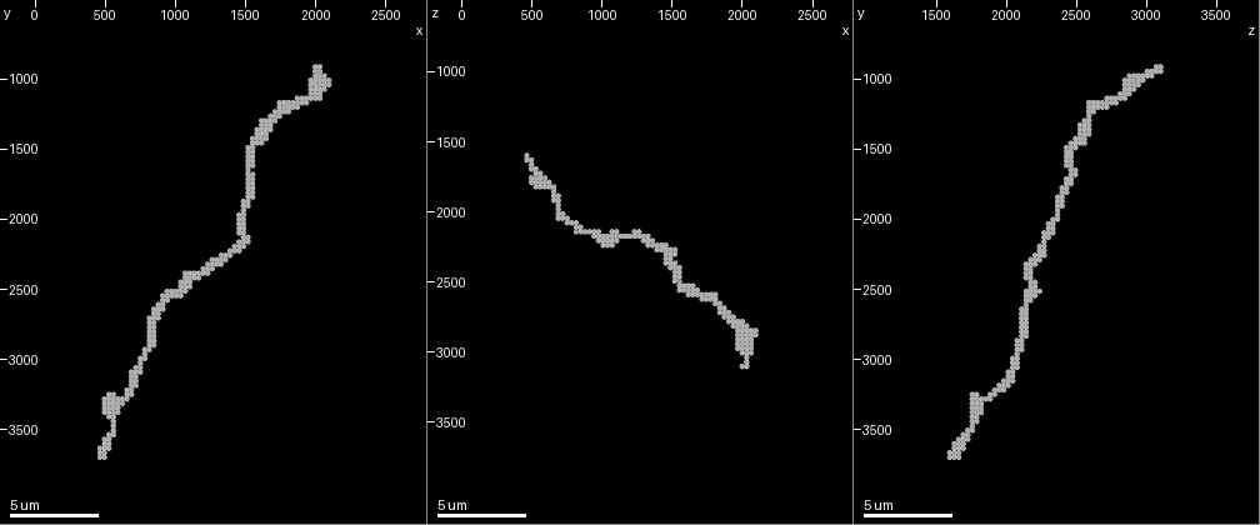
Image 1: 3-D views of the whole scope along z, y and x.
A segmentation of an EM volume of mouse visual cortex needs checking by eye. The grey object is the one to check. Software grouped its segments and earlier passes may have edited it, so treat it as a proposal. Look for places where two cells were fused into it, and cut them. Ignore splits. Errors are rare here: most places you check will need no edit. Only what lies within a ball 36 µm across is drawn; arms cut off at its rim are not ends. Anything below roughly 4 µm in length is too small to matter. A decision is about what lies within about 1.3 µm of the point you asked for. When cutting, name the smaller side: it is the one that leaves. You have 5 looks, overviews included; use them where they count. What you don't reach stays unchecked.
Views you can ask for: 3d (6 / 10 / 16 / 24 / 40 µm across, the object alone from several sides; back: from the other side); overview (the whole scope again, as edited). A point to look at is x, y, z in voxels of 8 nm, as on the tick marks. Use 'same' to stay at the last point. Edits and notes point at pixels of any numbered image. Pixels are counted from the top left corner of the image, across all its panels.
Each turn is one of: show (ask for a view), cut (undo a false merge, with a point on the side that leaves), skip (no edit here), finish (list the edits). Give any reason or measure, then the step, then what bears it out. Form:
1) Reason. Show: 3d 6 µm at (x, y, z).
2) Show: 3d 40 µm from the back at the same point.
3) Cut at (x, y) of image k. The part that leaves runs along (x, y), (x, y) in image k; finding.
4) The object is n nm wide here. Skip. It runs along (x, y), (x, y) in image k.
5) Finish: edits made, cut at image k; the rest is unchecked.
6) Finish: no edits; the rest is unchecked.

Thick turns thin. Show: 3d 10 µm at (1940, 1140, 2800).

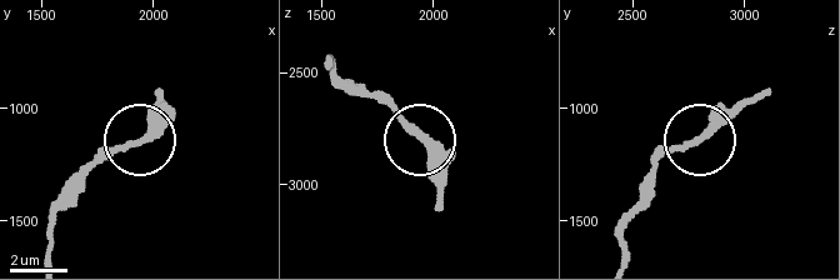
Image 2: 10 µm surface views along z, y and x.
From behind. Show: 3d 10 µm from the back at (1950, 1140, 2800).

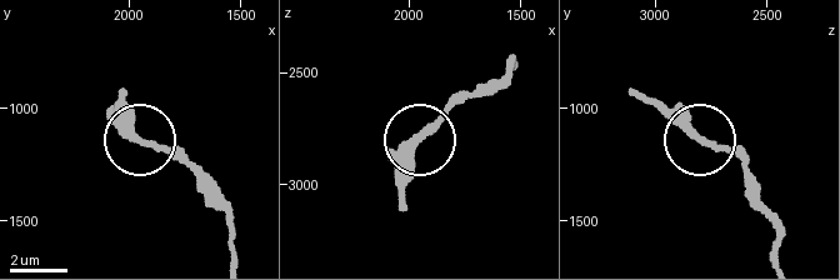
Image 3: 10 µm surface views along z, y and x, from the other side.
Skip. All the same cell.

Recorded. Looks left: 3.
Calibre changes. Show: 3d 10 µm at (1560, 1520, 2460).

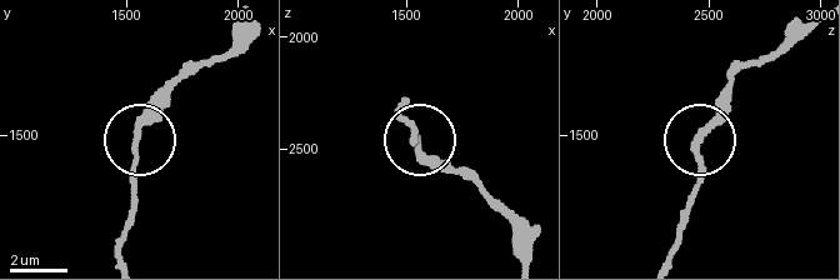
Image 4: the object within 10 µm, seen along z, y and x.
Skip. It runs along (124, 255), (140, 126), (186, 79) in image 4; continuous, no second cell.

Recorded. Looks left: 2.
Narrows sharply. Show: 3d 6 µm at (1180, 2400, 2180).

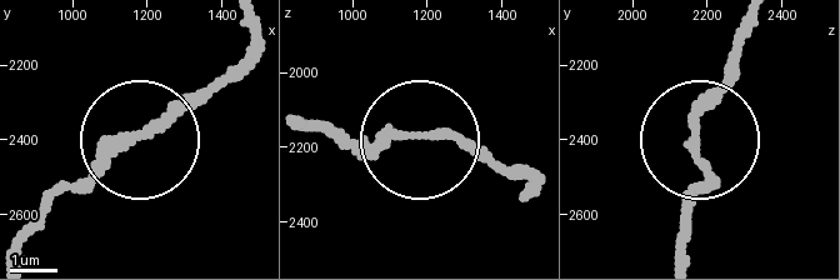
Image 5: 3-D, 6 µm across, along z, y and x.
The object is 220 nm wide here. Skip. It runs along (710, 88), (698, 103), (686, 239) in image 5; one cell here.

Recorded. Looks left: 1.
Finish: no edits; the rest is unchecked.

